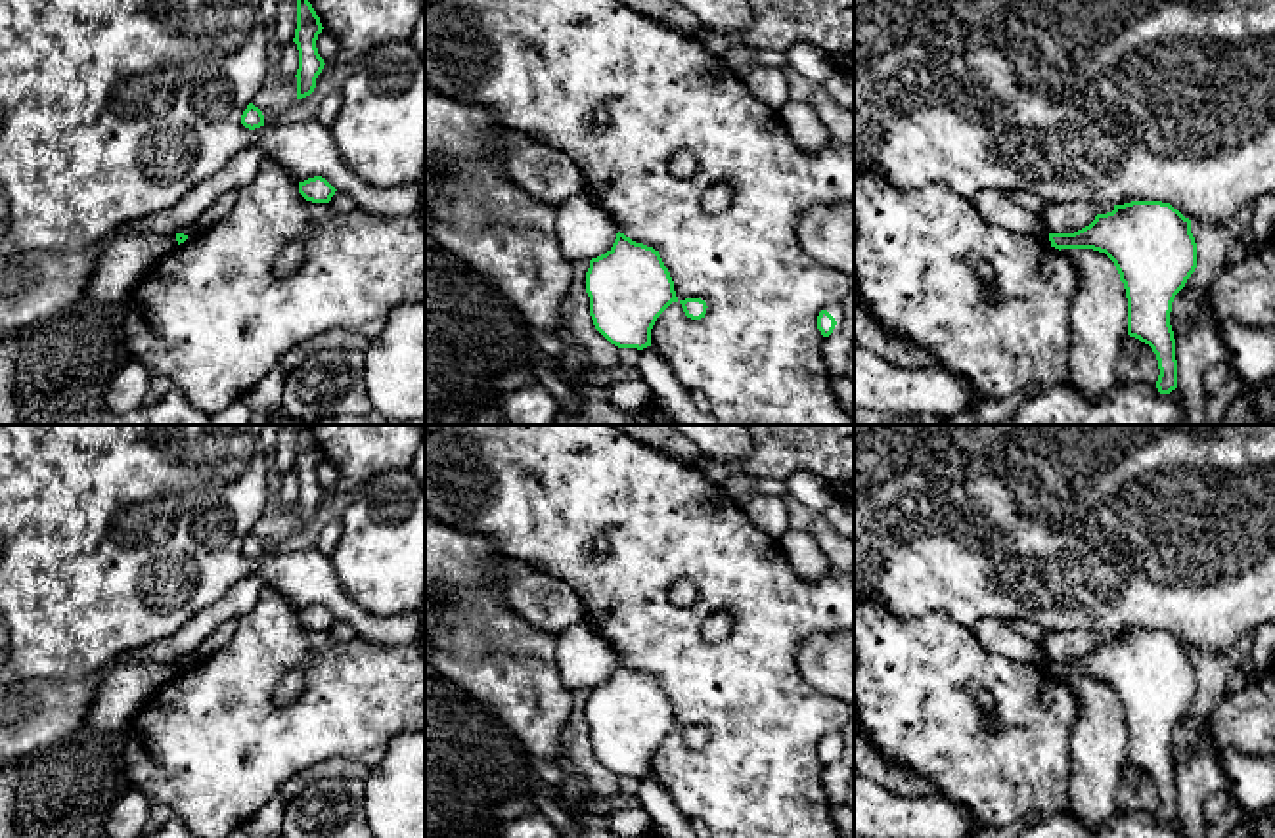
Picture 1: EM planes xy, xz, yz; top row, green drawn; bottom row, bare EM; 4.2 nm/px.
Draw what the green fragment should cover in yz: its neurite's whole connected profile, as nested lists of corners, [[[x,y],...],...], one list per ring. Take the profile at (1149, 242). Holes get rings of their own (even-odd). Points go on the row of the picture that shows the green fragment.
[[[1131,201],[1074,233],[1049,233],[1055,249],[1093,249],[1116,266],[1128,298],[1128,335],[1149,344],[1158,360],[1156,388],[1177,388],[1175,339],[1170,312],[1197,268],[1191,220],[1170,203]]]

